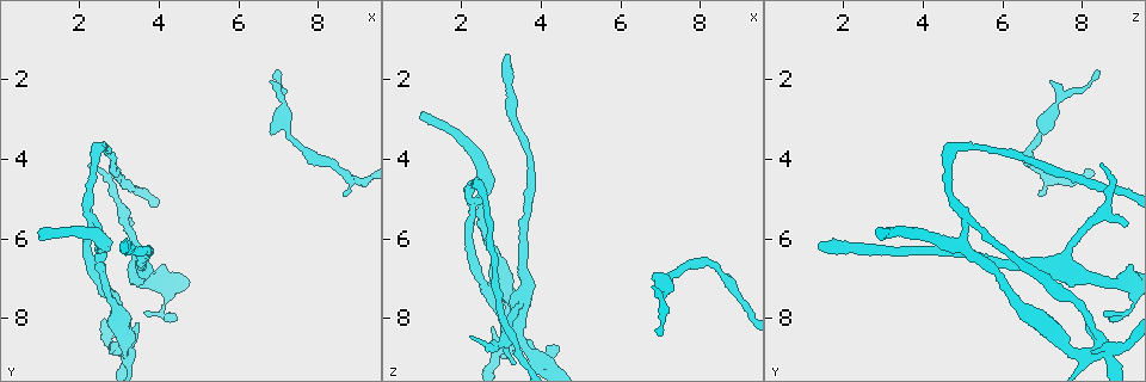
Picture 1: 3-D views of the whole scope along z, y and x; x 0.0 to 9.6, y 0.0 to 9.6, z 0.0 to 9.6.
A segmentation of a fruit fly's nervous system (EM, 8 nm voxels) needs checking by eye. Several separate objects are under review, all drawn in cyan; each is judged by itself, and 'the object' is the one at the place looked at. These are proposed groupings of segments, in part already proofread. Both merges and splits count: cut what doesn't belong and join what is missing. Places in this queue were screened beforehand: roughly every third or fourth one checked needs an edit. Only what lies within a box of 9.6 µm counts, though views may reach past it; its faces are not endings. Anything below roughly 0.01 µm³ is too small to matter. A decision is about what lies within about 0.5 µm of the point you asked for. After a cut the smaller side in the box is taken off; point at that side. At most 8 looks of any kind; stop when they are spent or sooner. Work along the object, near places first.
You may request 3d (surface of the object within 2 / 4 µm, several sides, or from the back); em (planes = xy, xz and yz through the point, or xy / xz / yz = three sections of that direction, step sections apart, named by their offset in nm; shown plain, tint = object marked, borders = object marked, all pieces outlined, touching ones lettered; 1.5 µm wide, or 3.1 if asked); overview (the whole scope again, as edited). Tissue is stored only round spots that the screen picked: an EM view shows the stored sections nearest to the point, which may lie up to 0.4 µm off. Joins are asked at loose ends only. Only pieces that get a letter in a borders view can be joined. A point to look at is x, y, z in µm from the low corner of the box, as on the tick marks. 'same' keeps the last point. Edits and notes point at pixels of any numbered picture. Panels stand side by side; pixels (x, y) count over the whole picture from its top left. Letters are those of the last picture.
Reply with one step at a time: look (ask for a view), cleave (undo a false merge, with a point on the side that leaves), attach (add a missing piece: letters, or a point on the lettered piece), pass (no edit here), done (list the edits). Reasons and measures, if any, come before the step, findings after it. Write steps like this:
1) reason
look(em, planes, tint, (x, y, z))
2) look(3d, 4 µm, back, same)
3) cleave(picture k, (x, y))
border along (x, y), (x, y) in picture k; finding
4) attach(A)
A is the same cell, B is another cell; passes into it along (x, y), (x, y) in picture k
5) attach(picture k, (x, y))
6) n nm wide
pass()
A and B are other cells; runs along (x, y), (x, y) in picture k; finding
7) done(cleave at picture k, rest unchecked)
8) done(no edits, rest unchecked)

end of a long branch
look(3d, 4 µm, (0.95, 5.90, 2.80))

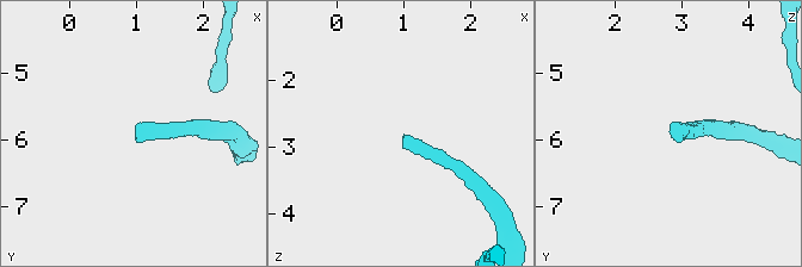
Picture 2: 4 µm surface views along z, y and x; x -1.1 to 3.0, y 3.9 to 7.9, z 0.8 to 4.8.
now the EM
look(em, planes, plain, (1.00, 5.90, 2.80))

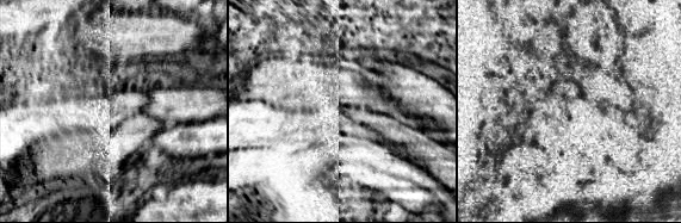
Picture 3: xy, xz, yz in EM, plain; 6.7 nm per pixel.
look(em, planes, borders, same)

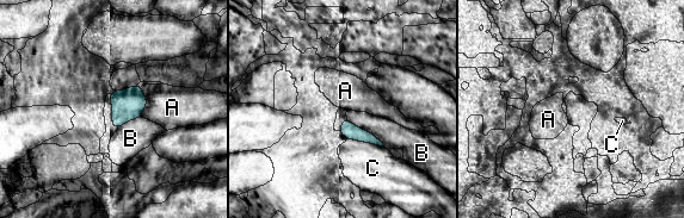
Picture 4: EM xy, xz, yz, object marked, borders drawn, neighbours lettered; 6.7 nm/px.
B touches over 300 nm
pass()
A, B and C are other cells; border along (142, 86), (147, 103), (140, 116) in picture 4; no lettered piece goes on from it

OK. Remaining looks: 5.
closes a loop
look(3d, 4 µm, (2.10, 6.30, 6.05))

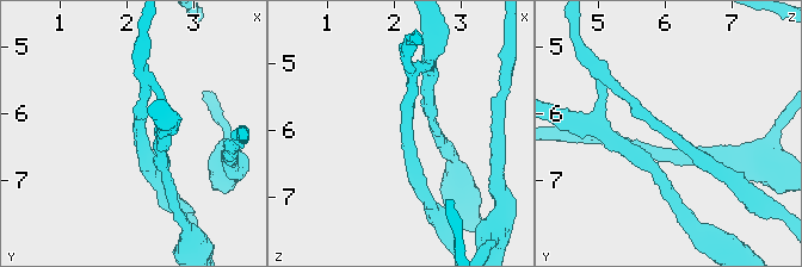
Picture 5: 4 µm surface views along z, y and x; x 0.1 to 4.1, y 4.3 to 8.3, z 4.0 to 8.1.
look(em, yz, step 8, tint, (2.10, 6.30, 6.10))

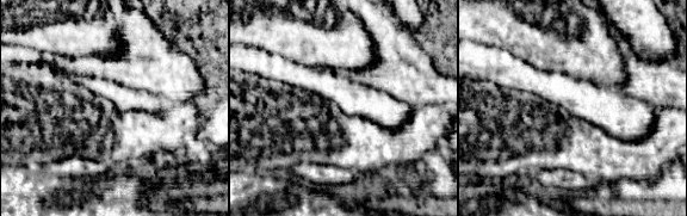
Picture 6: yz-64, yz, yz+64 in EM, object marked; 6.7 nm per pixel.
look(em, planes, borders, same)

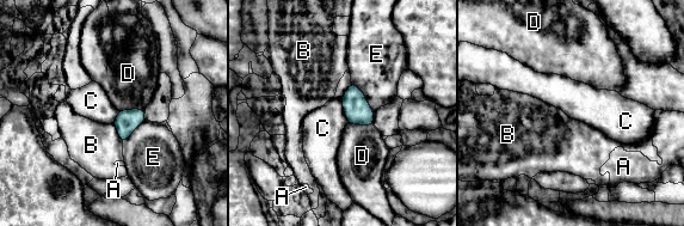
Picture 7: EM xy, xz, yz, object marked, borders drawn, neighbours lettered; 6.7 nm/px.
pass()
A, B, C, D and E are other cells; border along (340, 101), (349, 122) in picture 7; all the same neuron

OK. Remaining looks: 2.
calibre changes
look(3d, 2 µm, (3.30, 8.75, 8.30))

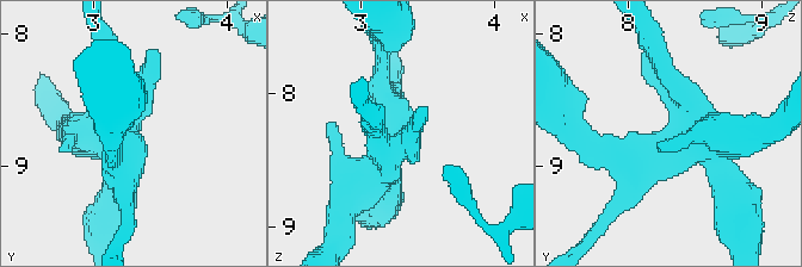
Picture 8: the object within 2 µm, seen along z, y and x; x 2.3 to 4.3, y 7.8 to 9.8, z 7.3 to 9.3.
look(em, planes, borders, (3.28, 8.80, 8.32))

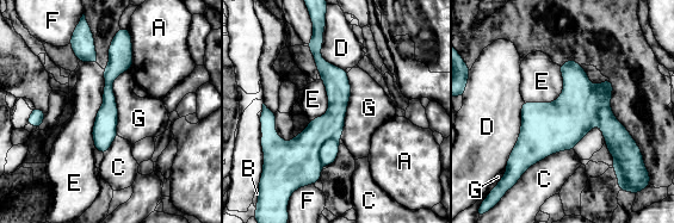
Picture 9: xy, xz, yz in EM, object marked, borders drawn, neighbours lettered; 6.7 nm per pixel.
cleave(picture 9, (614, 132))
A, B, C, D, E, F and G are other cells; the part that leaves runs along (606, 84), (617, 160) in picture 9; two neurons meet here

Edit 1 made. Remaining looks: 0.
done(cleave at picture 9, rest unchecked)

